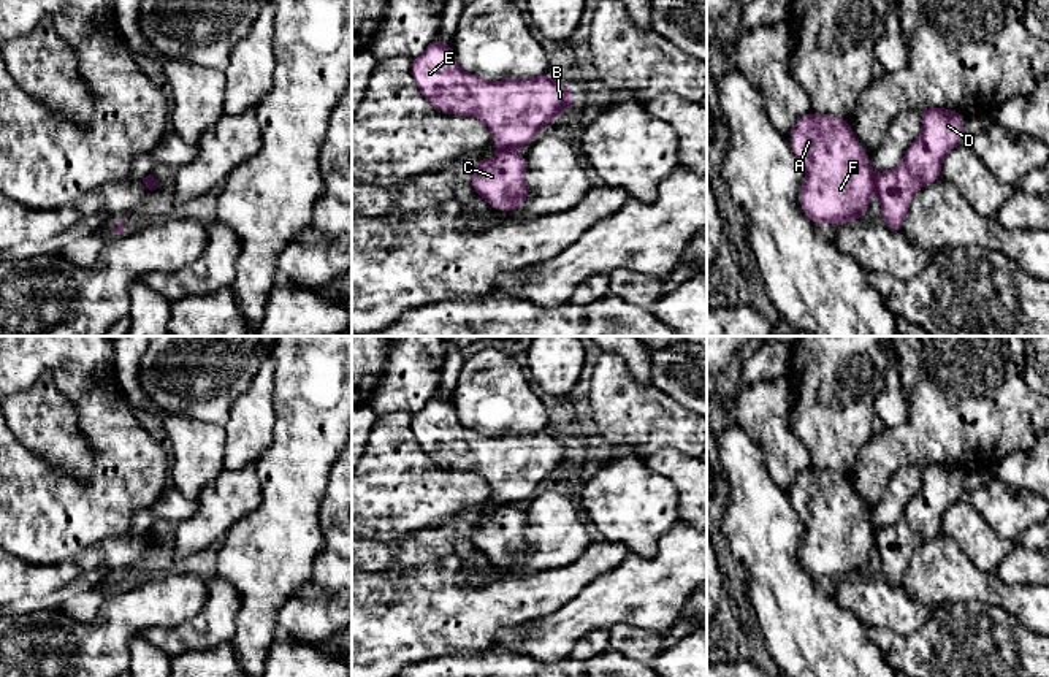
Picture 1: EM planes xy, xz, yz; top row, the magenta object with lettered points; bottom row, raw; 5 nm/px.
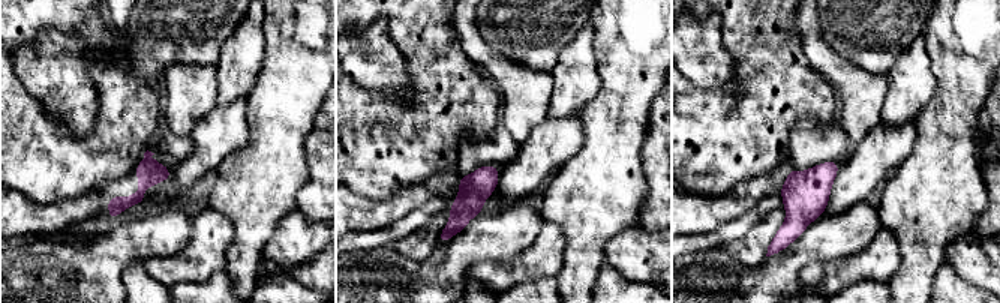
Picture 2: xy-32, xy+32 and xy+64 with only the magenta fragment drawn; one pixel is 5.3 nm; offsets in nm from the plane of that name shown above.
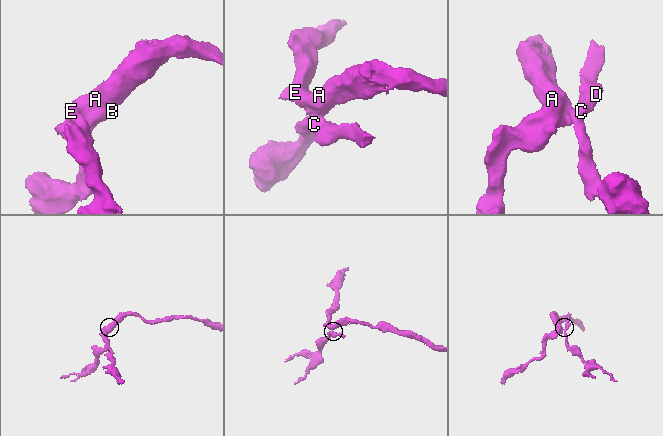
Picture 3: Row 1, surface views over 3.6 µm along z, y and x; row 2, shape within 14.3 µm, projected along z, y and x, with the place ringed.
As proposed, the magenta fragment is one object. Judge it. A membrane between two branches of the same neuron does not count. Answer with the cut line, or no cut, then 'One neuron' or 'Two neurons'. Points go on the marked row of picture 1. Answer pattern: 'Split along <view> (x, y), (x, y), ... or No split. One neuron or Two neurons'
Split along yz (877, 175), (875, 189). Two neurons

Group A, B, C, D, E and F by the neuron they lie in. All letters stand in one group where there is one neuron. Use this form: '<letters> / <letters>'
A B E F / C D

